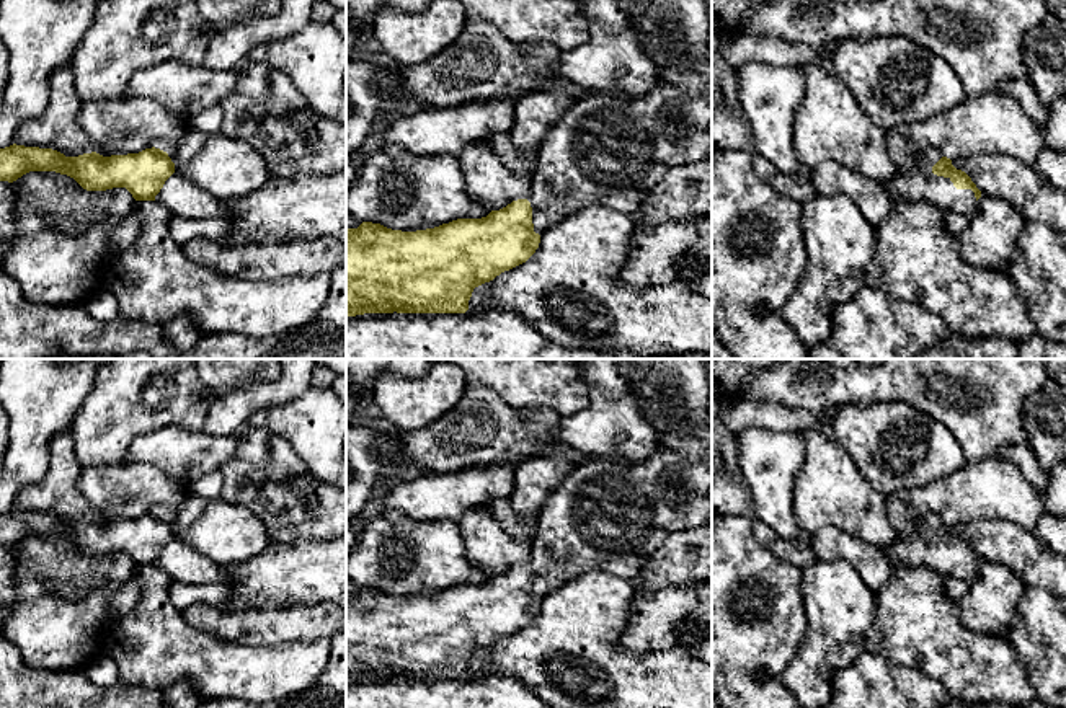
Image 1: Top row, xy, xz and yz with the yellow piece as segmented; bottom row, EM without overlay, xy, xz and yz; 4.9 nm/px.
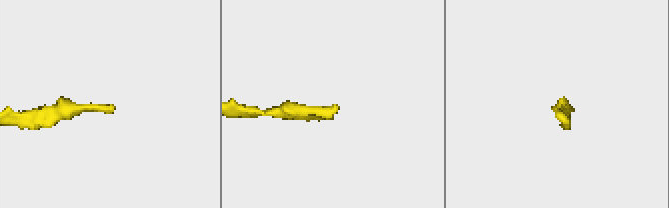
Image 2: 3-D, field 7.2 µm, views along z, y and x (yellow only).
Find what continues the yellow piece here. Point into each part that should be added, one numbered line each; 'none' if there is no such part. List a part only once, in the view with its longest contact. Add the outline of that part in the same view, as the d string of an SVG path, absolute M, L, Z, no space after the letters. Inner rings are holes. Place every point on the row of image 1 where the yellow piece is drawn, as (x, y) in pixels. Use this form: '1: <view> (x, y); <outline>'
1: yz (908, 185); M931 145L916 155L914 170L896 170L891 179L883 181L883 188L895 201L926 201L947 212L963 214L965 217L975 215L978 201L971 189L957 189L950 178L937 176L932 166L945 153L940 147Z

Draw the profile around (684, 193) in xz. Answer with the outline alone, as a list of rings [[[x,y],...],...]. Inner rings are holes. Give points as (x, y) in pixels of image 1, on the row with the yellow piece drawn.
[[[712,157],[671,168],[632,215],[635,223],[661,225],[712,212]]]

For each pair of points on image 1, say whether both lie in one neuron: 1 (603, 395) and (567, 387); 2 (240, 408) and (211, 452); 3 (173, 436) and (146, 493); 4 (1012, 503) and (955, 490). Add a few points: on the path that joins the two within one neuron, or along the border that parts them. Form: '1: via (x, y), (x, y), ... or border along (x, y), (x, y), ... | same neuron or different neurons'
1: border along (583, 376), (586, 405), (562, 418) | different neurons
2: border along (201, 429), (211, 434), (235, 434) | different neurons
3: border along (128, 462), (149, 462), (188, 486) | different neurons
4: via (998, 491), (970, 491) | same neuron

